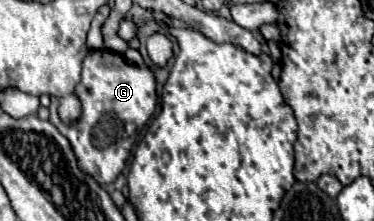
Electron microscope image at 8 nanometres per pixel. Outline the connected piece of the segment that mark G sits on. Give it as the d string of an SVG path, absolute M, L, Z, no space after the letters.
M94 49L82 61L82 79L74 87L80 99L82 113L78 121L66 125L58 117L58 97L50 99L50 123L70 141L82 171L92 175L100 185L112 183L124 169L134 137L150 121L156 111L156 77L150 69L150 79L144 67L130 65L120 53L110 49Z

